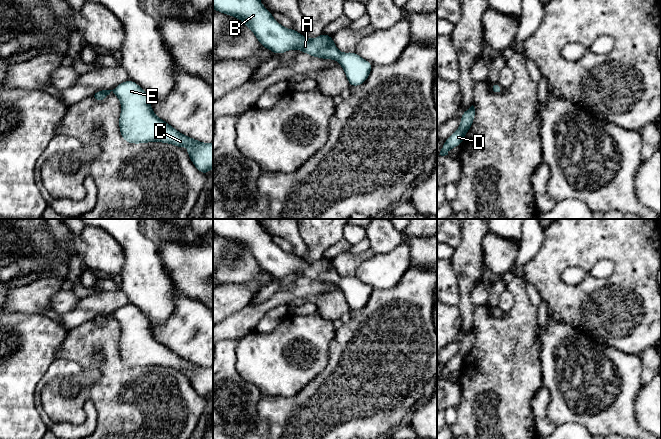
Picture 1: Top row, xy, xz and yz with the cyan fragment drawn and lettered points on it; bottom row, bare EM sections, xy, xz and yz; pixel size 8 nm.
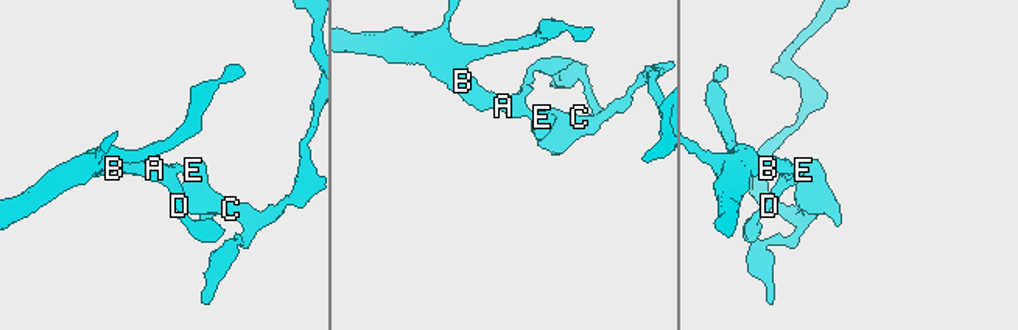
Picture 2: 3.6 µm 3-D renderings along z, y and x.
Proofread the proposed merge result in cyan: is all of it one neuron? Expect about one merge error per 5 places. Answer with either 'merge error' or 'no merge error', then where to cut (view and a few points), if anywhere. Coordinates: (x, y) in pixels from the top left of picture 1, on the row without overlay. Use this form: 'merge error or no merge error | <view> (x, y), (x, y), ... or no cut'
no merge error | no cut

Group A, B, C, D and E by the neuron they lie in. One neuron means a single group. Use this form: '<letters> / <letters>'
A B C D E

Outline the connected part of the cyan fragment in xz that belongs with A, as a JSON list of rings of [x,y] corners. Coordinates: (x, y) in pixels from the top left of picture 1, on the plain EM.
[[[213,219],[213,233],[239,242],[251,253],[261,269],[275,278],[300,273],[314,281],[337,284],[351,311],[363,308],[373,291],[355,276],[340,277],[332,260],[322,257],[316,263],[306,263],[294,253],[284,252],[261,228],[259,219]]]

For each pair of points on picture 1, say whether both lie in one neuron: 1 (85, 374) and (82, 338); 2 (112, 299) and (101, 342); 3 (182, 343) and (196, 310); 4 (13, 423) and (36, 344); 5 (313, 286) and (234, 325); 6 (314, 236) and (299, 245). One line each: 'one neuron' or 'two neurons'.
1: two neurons
2: two neurons
3: one neuron
4: one neuron
5: one neuron
6: two neurons

